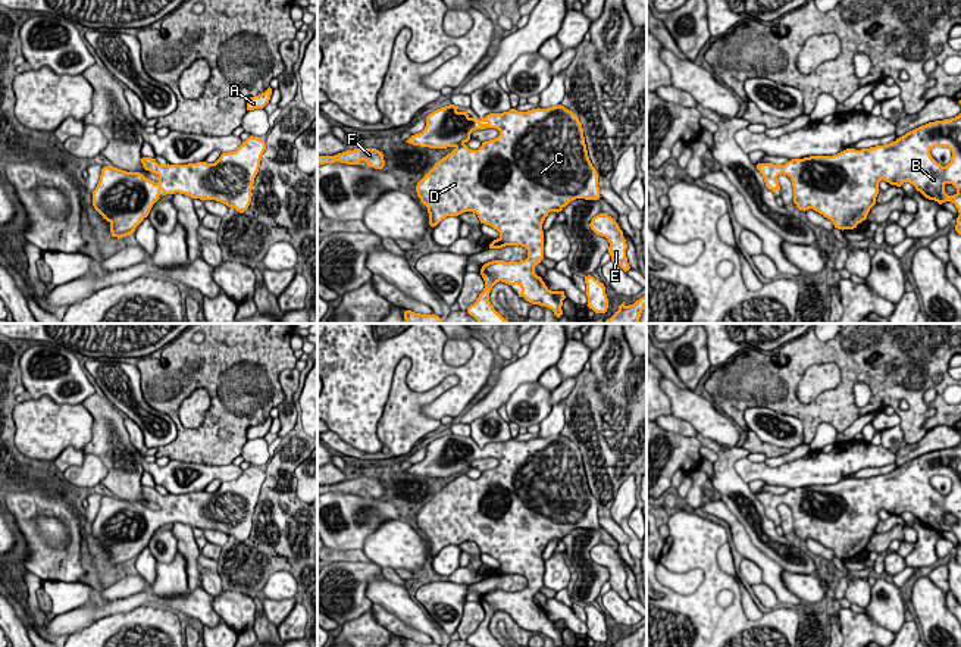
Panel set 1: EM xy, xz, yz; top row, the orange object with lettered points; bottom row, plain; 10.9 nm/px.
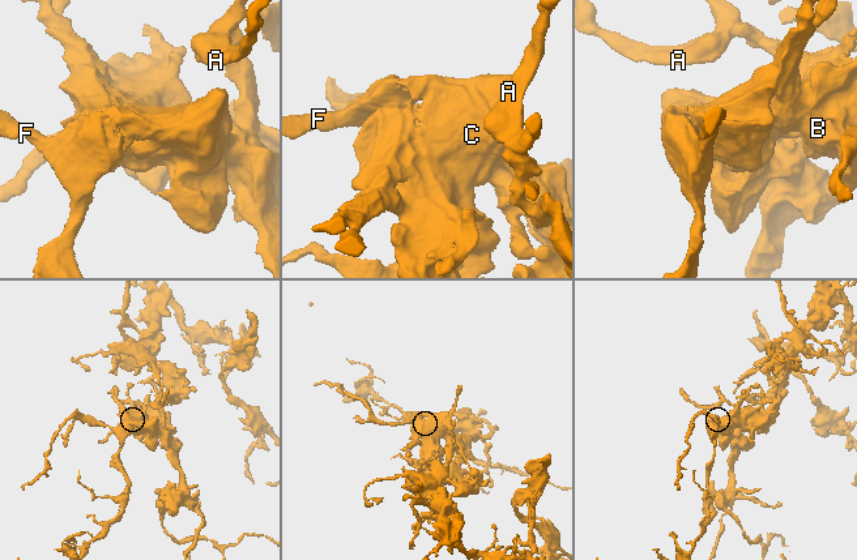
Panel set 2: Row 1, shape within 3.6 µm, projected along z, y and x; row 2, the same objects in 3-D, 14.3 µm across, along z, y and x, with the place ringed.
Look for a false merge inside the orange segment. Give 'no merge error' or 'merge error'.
no merge error

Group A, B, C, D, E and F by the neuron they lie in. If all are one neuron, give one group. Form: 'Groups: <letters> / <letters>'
Groups: A B C D E F

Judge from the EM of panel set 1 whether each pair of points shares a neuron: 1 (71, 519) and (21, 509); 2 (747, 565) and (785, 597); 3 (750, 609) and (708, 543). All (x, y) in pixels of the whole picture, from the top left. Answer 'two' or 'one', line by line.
1: one
2: two
3: two

